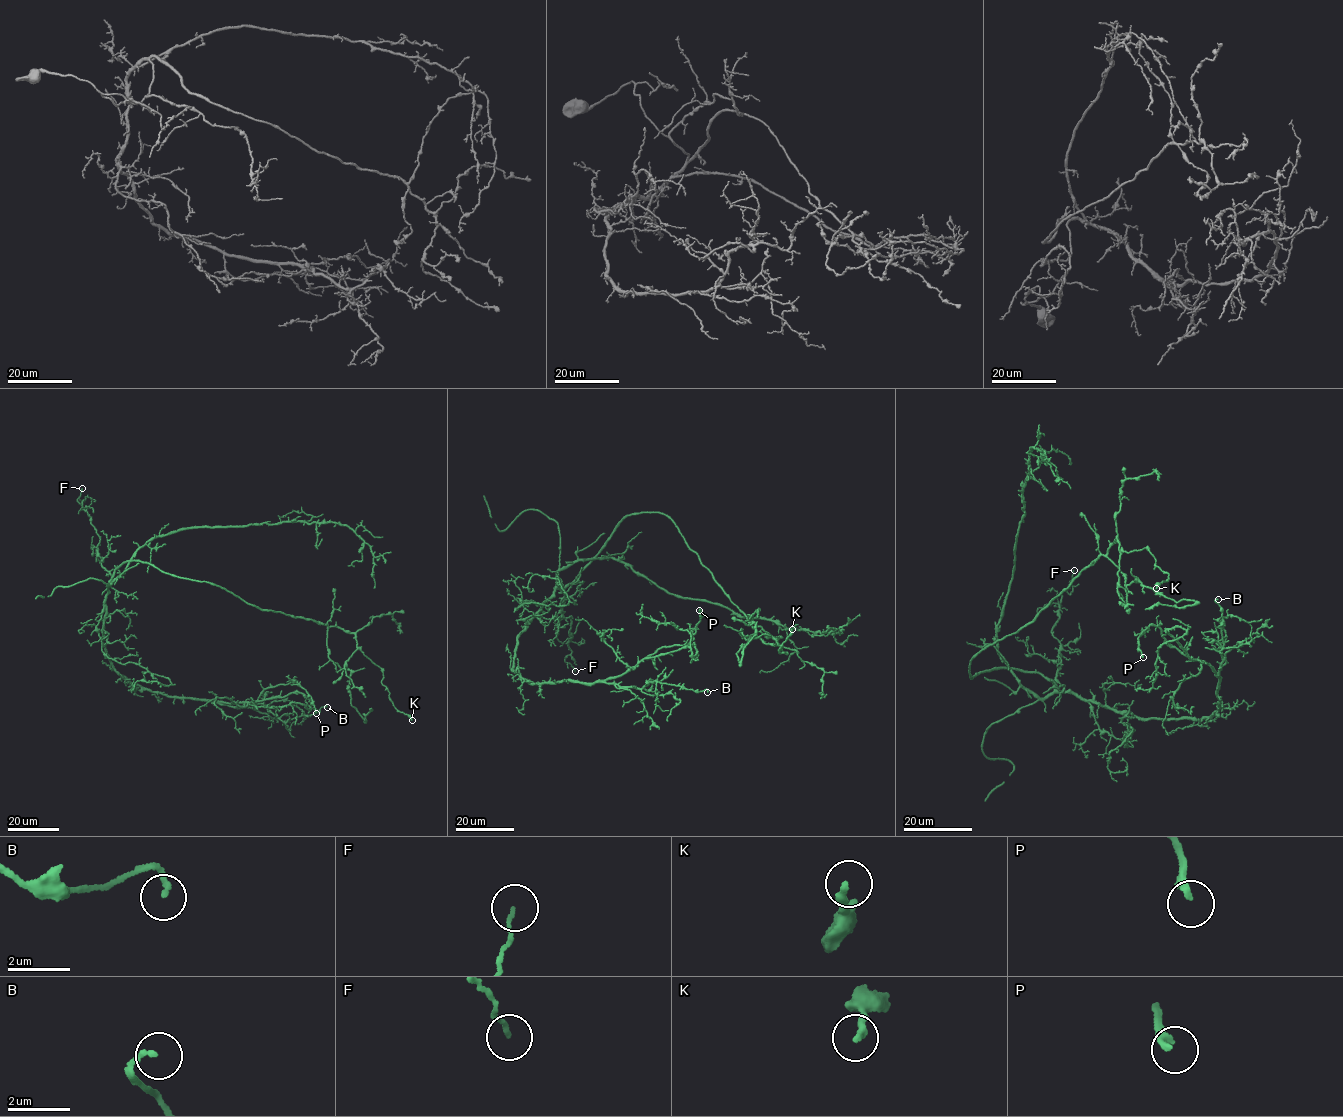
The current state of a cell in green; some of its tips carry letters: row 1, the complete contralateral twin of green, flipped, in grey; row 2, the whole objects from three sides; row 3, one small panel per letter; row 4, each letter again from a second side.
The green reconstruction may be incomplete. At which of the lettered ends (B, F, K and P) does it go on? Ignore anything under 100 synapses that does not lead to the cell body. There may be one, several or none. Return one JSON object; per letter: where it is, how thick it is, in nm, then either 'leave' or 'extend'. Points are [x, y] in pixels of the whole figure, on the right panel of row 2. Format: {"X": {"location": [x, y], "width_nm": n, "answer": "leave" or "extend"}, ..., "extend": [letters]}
{"B": {"location": [1218, 599], "width_nm": 140, "answer": "leave"}, "F": {"location": [1074, 570], "width_nm": 100, "answer": "leave"}, "K": {"location": [1156, 588], "width_nm": 220, "answer": "leave"}, "P": {"location": [1143, 657], "width_nm": 220, "answer": "leave"}, "extend": []}

